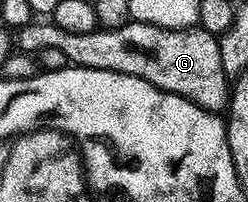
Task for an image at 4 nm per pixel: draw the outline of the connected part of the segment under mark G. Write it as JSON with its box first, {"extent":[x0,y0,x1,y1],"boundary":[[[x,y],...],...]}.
{"extent":[17,22,232,114],"boundary":[[[31,22],[28,26],[17,29],[17,47],[27,54],[37,54],[49,48],[55,48],[63,52],[64,58],[71,65],[75,64],[78,67],[75,69],[78,70],[89,70],[94,74],[100,72],[128,74],[132,78],[140,78],[160,90],[182,96],[194,104],[199,104],[207,112],[215,114],[221,113],[229,105],[232,84],[224,70],[224,62],[220,62],[218,36],[215,33],[205,32],[202,26],[161,28],[151,24],[131,22],[119,28],[97,27],[88,34],[68,34],[68,30],[60,30],[60,26],[56,26],[52,22],[46,22],[46,24],[38,23]]]}

